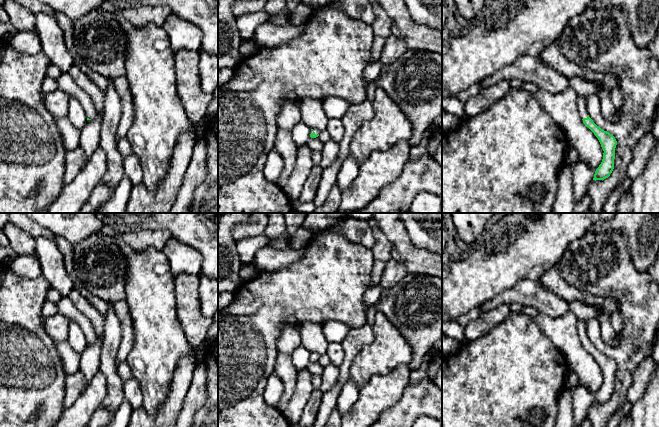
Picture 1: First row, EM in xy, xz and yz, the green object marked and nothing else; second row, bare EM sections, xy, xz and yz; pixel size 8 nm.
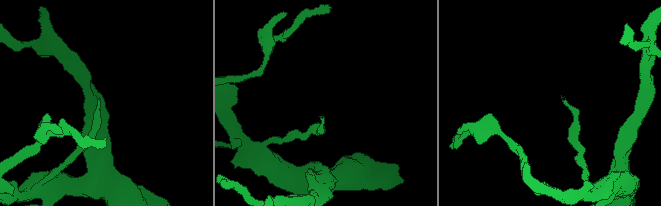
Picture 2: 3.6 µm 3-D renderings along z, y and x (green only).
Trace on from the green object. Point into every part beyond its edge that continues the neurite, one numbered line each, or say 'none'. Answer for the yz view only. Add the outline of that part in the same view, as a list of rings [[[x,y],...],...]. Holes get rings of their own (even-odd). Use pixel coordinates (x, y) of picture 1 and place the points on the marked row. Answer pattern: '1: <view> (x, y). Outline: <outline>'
1: yz (581, 100). Outline: [[[578,96],[577,97],[577,106],[578,106],[579,113],[582,119],[587,118],[588,116],[587,100],[588,100],[588,96]]]

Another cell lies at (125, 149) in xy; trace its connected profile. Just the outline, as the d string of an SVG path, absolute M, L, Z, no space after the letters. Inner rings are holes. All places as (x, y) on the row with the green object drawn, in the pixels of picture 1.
M126 137L121 142L119 142L119 152L123 157L126 157L133 153L131 144Z

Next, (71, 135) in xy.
M67 117L56 120L57 127L63 139L66 151L73 150L79 146L80 131L74 127Z

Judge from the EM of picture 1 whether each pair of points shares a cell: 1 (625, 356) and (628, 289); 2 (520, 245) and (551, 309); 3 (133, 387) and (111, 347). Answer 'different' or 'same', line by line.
1: same
2: different
3: different

